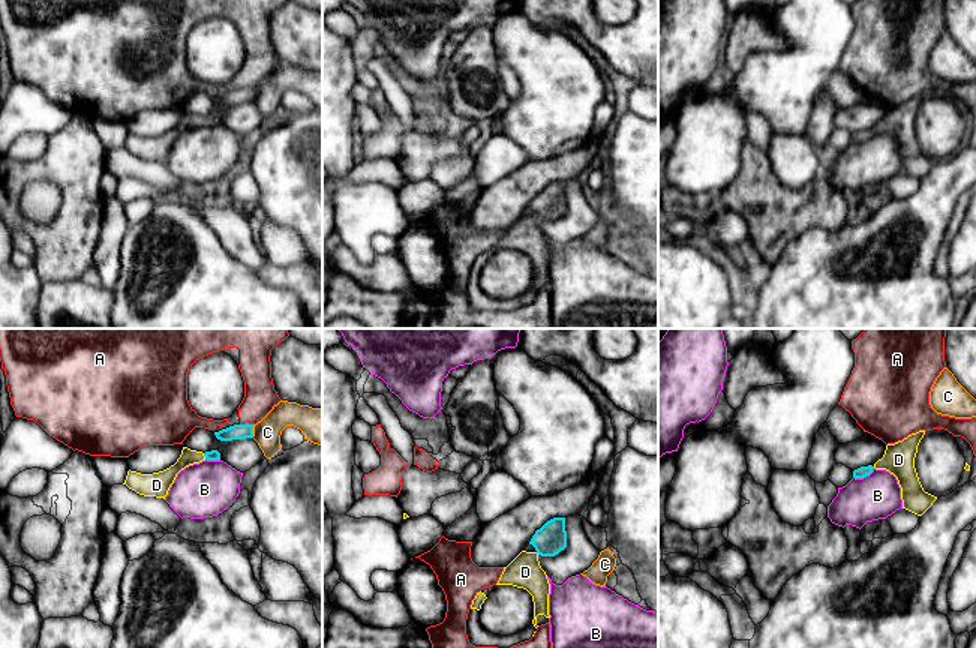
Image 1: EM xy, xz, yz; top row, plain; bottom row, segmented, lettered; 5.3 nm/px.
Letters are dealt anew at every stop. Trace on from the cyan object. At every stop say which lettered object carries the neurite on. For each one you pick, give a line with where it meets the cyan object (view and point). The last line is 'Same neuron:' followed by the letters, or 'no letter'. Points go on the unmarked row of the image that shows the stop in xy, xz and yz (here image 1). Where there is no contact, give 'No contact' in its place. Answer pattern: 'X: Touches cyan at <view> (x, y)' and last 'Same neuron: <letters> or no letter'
D: Touches cyan at xy (204, 119)
Same neuron: D

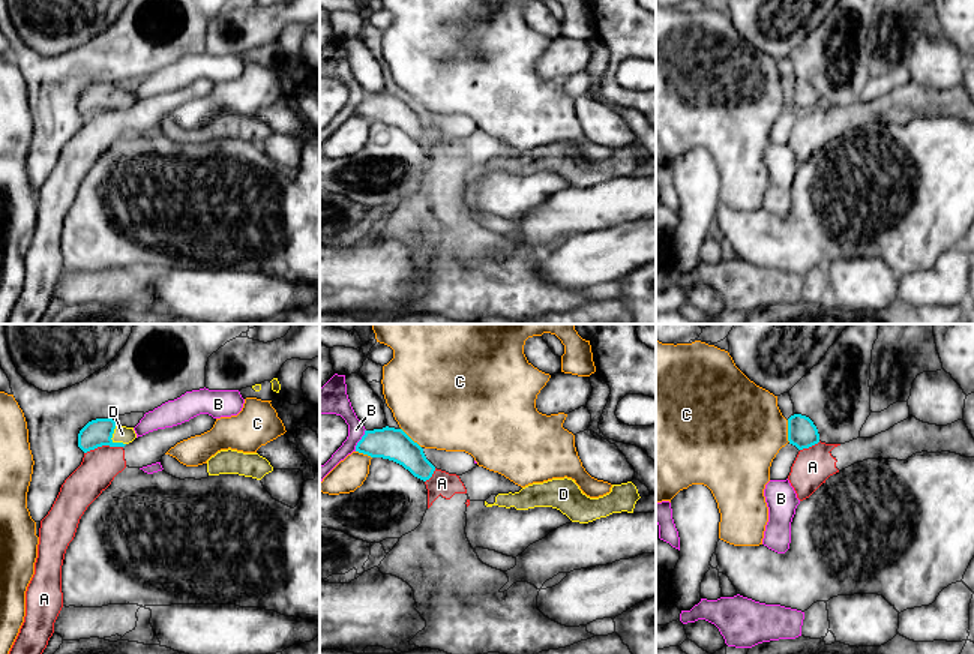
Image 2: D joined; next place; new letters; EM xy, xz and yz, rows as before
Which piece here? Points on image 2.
D: Touches cyan at xy (111, 101)
Same neuron: D

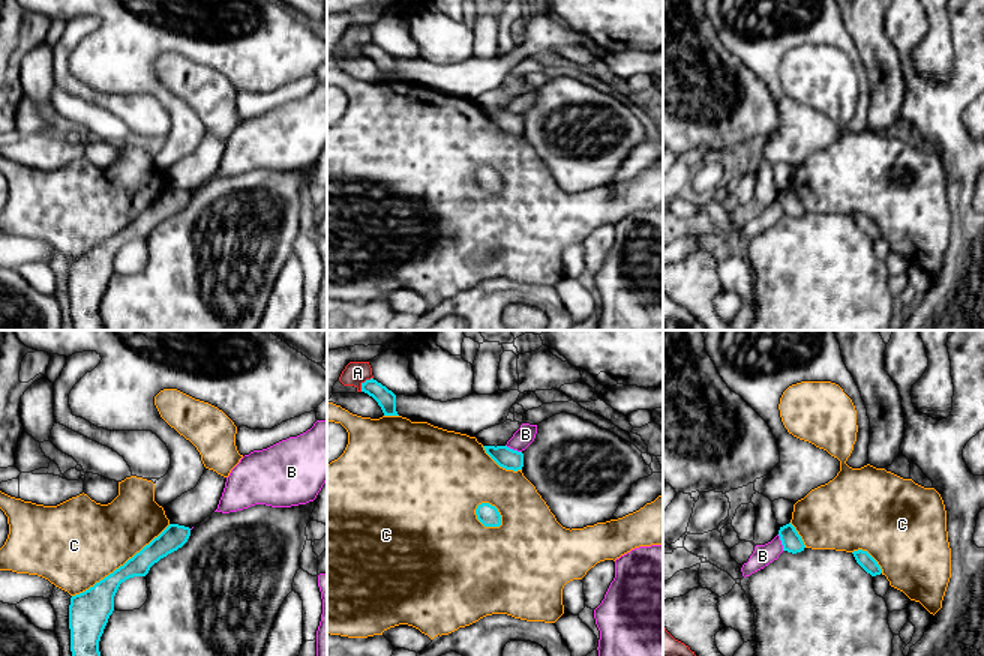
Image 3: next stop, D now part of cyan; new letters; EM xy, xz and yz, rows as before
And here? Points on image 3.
Same neuron: no letter

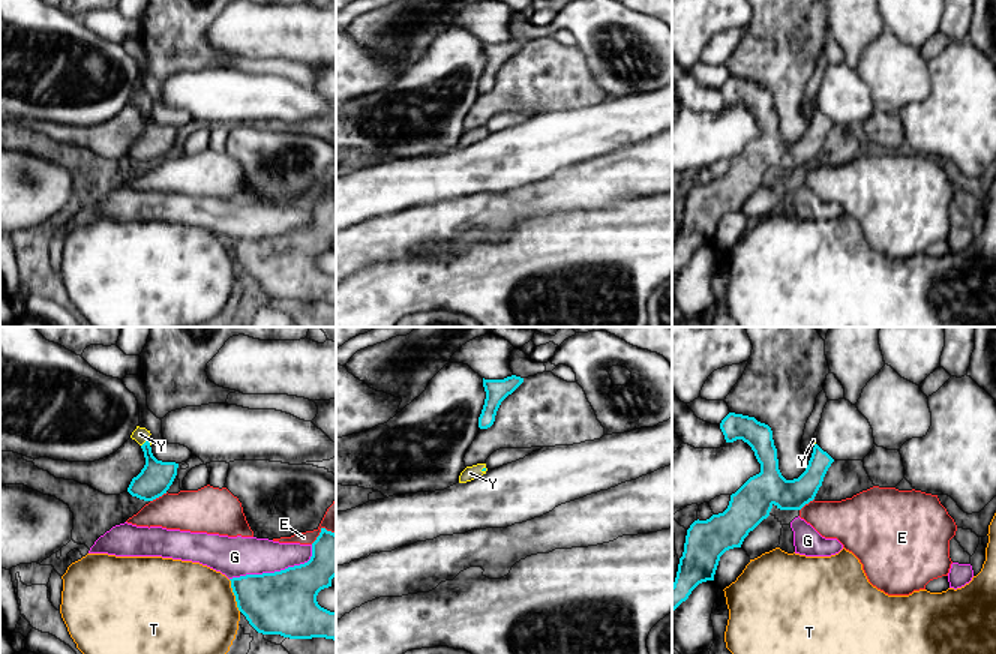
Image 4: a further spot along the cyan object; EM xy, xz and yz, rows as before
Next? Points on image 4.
Y: Touches cyan at xy (146, 105)
Same neuron: Y

